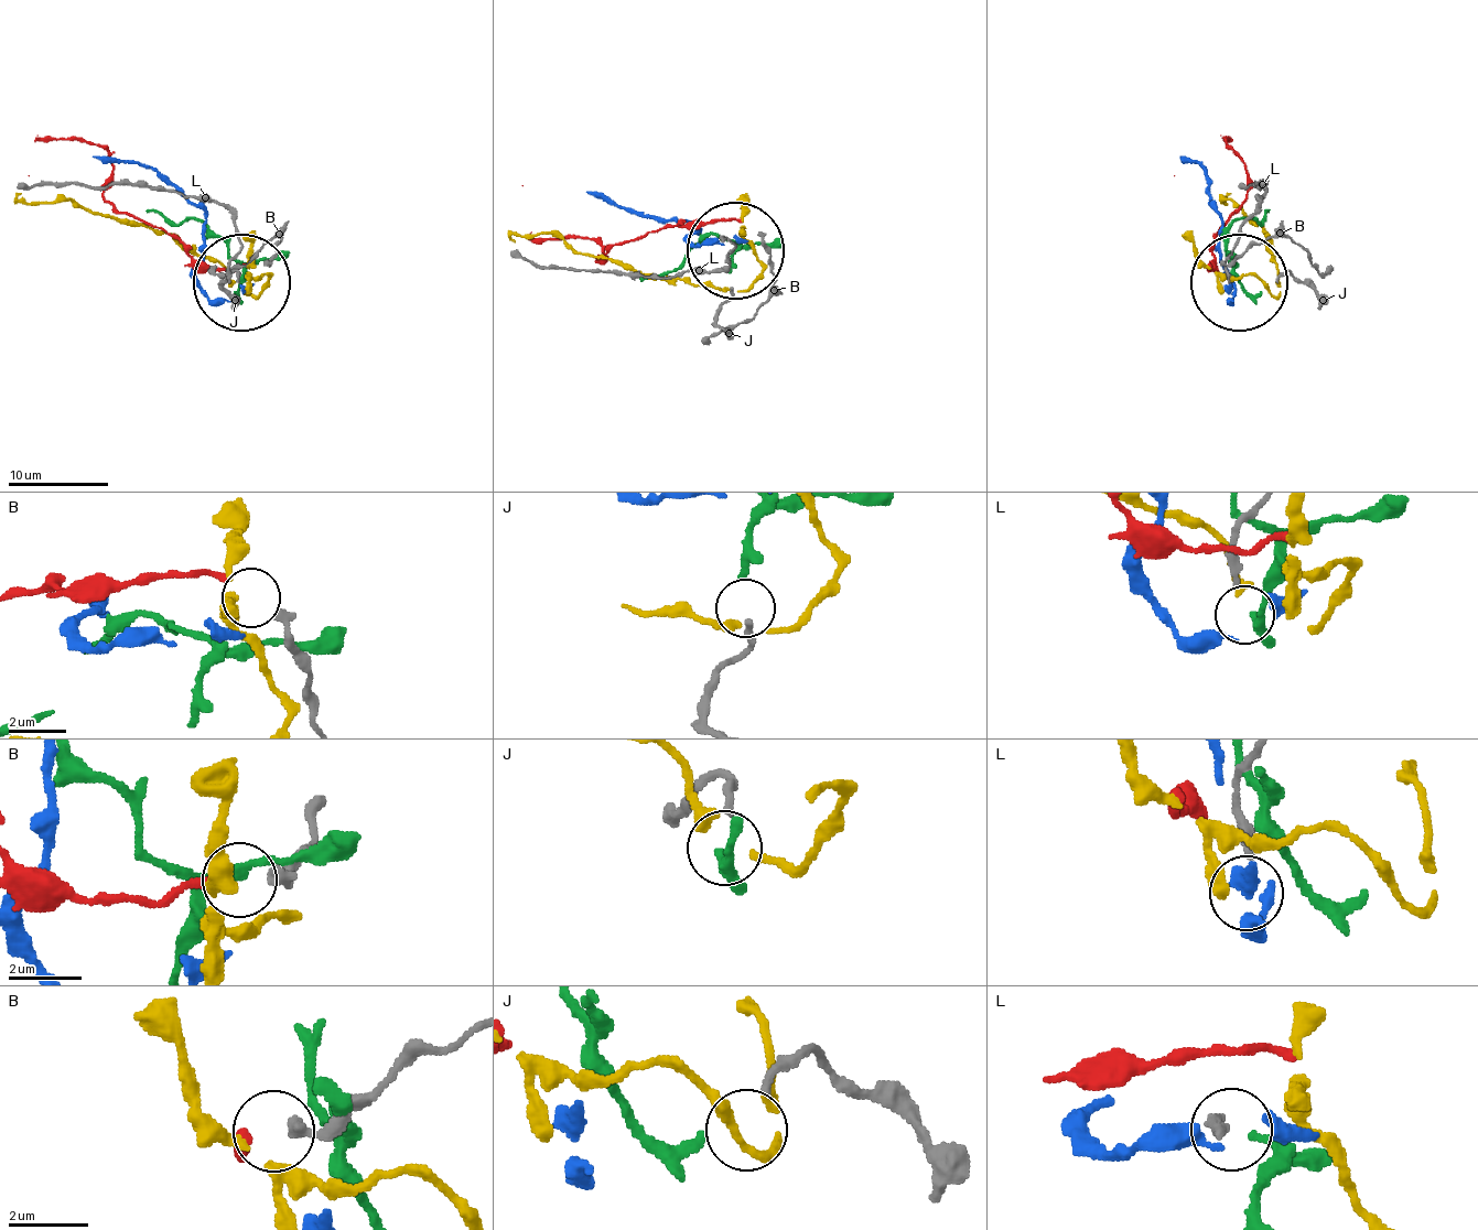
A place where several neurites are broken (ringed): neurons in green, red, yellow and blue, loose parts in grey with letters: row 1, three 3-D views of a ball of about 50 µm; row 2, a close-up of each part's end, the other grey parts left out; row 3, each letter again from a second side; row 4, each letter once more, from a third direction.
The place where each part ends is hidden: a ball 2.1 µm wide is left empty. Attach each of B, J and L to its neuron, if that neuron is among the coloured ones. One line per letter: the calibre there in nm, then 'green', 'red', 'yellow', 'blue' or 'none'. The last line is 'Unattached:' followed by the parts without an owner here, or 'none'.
B: 320 nm thick; red
J: 200 nm thick; green
L: 280 nm thick; none
Unattached: L

